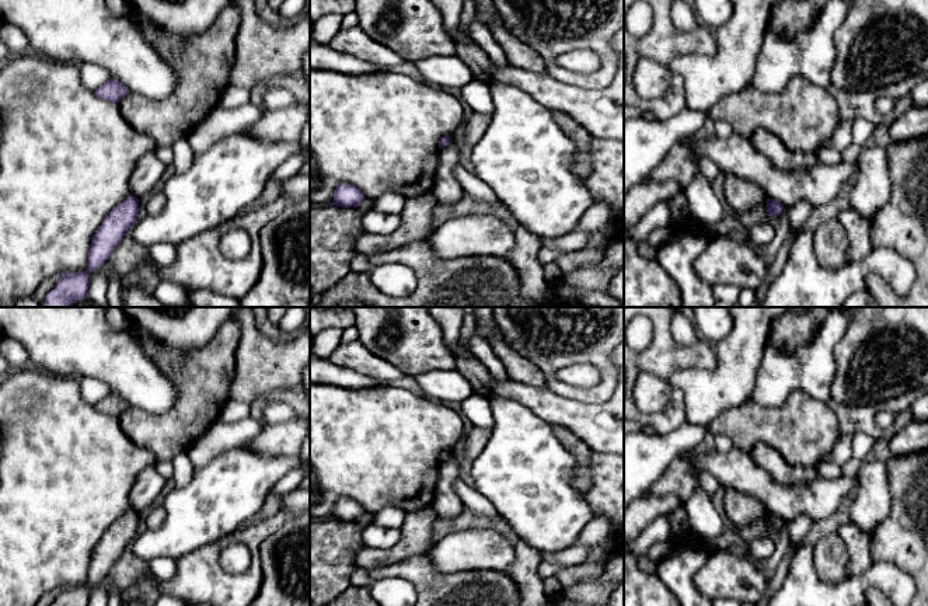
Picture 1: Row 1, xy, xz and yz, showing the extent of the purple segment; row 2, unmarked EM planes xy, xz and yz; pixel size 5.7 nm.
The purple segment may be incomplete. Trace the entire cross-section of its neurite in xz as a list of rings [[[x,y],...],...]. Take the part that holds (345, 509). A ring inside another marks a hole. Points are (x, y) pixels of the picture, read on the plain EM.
[[[341,498],[335,504],[332,519],[341,522],[357,522],[364,512],[366,511],[363,509],[363,506],[356,501],[349,498]]]

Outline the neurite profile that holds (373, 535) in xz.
[[[369,525],[362,532],[366,547],[376,547],[387,550],[397,544],[401,536],[401,529],[397,527],[381,527],[378,525]]]

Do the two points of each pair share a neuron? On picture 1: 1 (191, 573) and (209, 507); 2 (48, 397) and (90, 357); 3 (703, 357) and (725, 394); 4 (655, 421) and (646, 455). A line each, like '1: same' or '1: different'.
1: different
2: different
3: different
4: different

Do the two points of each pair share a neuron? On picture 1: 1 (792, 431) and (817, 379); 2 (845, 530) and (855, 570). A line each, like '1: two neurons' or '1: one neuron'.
1: two neurons
2: one neuron

